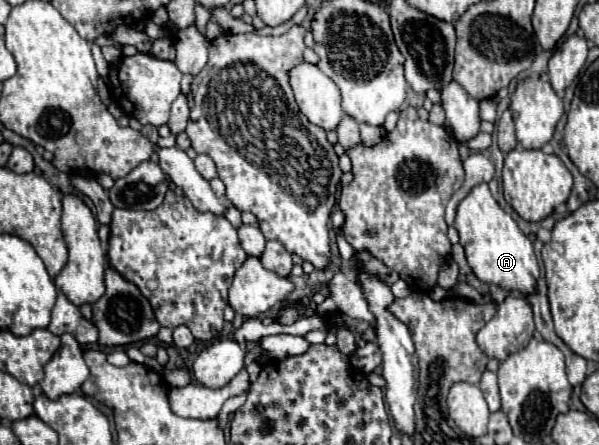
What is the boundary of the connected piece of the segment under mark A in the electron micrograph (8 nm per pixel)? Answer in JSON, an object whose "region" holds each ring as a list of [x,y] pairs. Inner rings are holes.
{"region":[[[485,182],[473,186],[471,192],[459,202],[455,230],[459,232],[459,242],[465,248],[467,264],[481,282],[499,284],[505,290],[517,290],[521,294],[533,292],[539,278],[539,264],[533,244],[519,230],[517,222],[497,204]]]}

